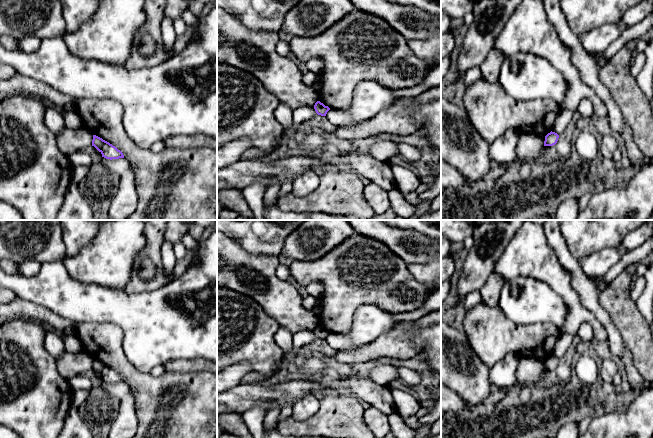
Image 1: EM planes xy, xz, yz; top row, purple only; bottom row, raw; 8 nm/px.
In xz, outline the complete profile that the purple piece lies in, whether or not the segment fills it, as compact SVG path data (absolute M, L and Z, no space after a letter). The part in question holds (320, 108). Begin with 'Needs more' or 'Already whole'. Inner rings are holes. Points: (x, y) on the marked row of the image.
Already whole. M317 101L314 105L314 109L318 115L326 116L327 112L330 110L328 106L325 106L320 101Z

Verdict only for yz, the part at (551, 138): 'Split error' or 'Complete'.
Complete

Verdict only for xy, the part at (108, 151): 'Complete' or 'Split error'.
Complete

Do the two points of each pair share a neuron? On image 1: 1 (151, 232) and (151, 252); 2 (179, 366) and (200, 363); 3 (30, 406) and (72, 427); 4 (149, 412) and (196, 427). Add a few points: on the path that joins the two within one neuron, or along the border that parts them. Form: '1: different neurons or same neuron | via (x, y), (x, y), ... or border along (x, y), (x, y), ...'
1: same neuron | via (151, 237), (151, 247)
2: same neuron | via (184, 366), (195, 365)
3: different neurons | border along (70, 406), (62, 427)
4: same neuron | via (161, 413), (177, 413), (184, 419)

